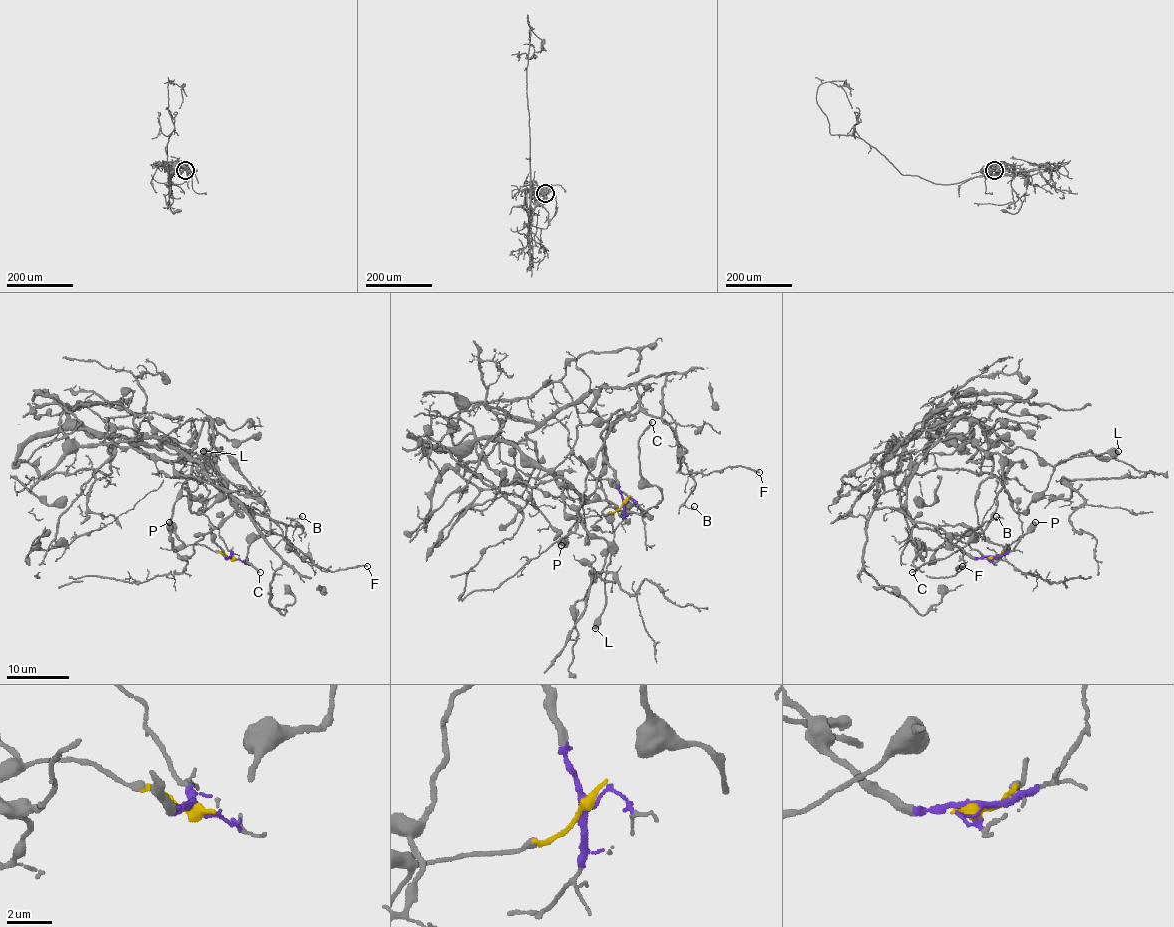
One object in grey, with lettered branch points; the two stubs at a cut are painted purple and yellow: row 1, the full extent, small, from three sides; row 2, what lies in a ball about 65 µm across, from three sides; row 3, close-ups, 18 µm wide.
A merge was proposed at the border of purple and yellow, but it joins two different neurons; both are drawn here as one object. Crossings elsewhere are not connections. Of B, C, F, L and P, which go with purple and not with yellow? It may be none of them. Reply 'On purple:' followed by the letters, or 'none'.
On purple: B, F

